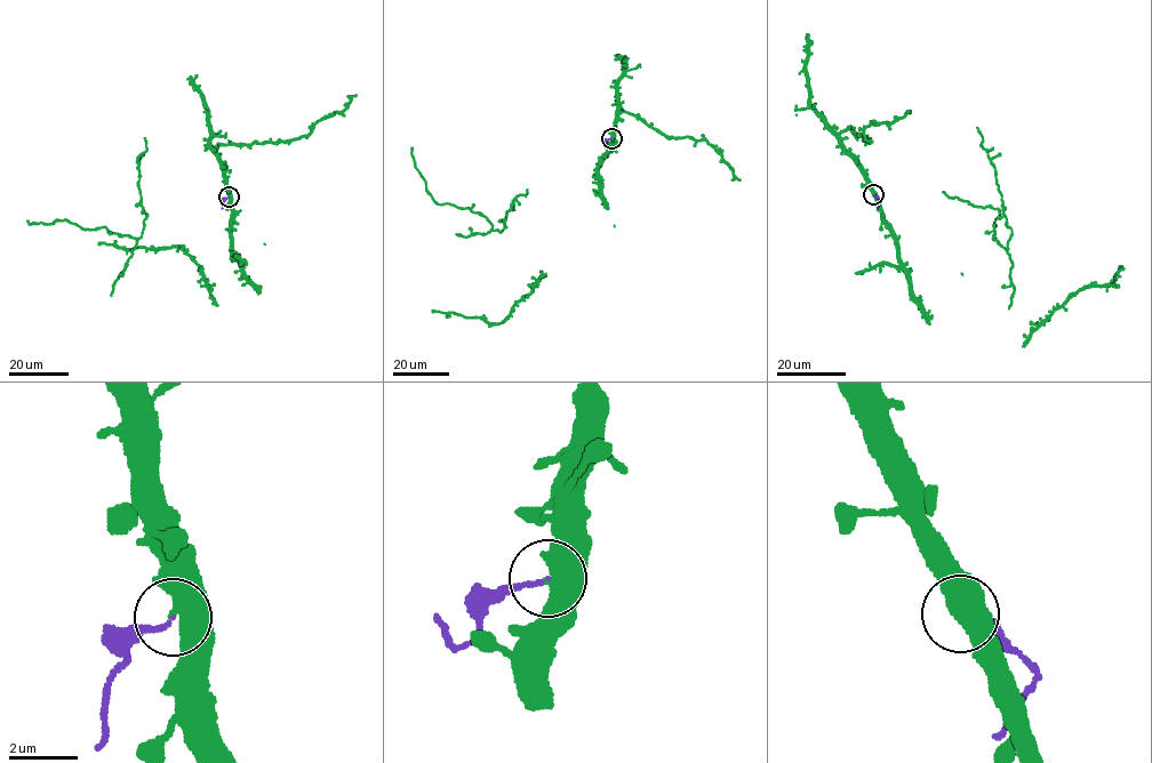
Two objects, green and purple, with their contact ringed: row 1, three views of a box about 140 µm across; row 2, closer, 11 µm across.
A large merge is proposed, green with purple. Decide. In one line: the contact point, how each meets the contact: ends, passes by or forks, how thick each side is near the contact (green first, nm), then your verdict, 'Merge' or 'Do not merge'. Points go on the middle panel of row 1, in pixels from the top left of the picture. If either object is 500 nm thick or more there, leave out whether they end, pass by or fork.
Place: (612, 138). At the ring green passes by. At the ring purple ends. Thickness 460 nm (green) against 130 nm. Do not merge

